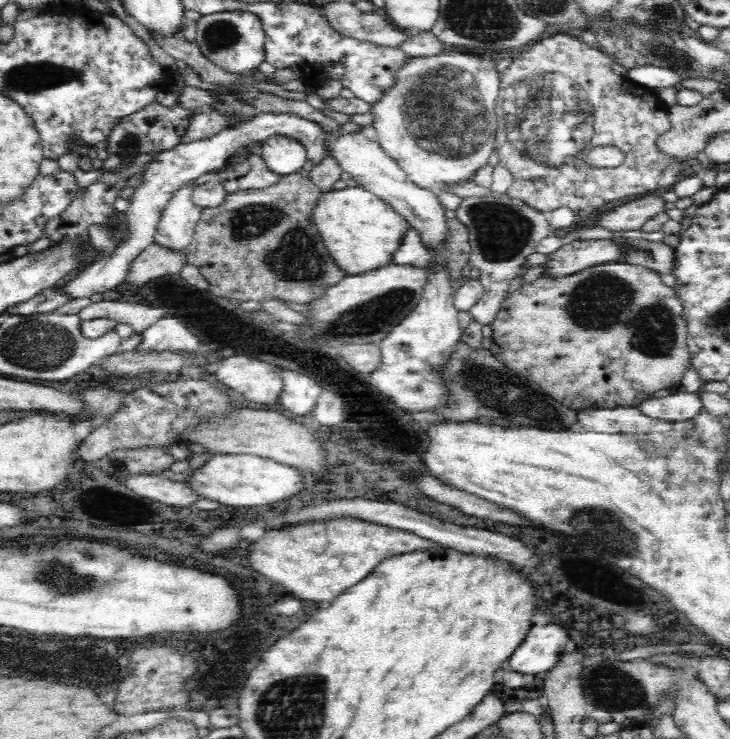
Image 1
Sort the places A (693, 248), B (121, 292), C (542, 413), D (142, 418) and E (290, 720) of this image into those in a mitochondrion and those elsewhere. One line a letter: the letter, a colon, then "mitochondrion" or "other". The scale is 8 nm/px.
A: other
B: other
C: mitochondrion
D: other
E: mitochondrion

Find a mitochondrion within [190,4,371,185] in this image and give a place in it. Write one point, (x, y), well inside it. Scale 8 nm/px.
(221, 35)

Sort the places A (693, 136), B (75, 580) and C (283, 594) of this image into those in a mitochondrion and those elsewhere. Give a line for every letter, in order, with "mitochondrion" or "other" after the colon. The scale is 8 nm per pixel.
A: other
B: mitochondrion
C: other

